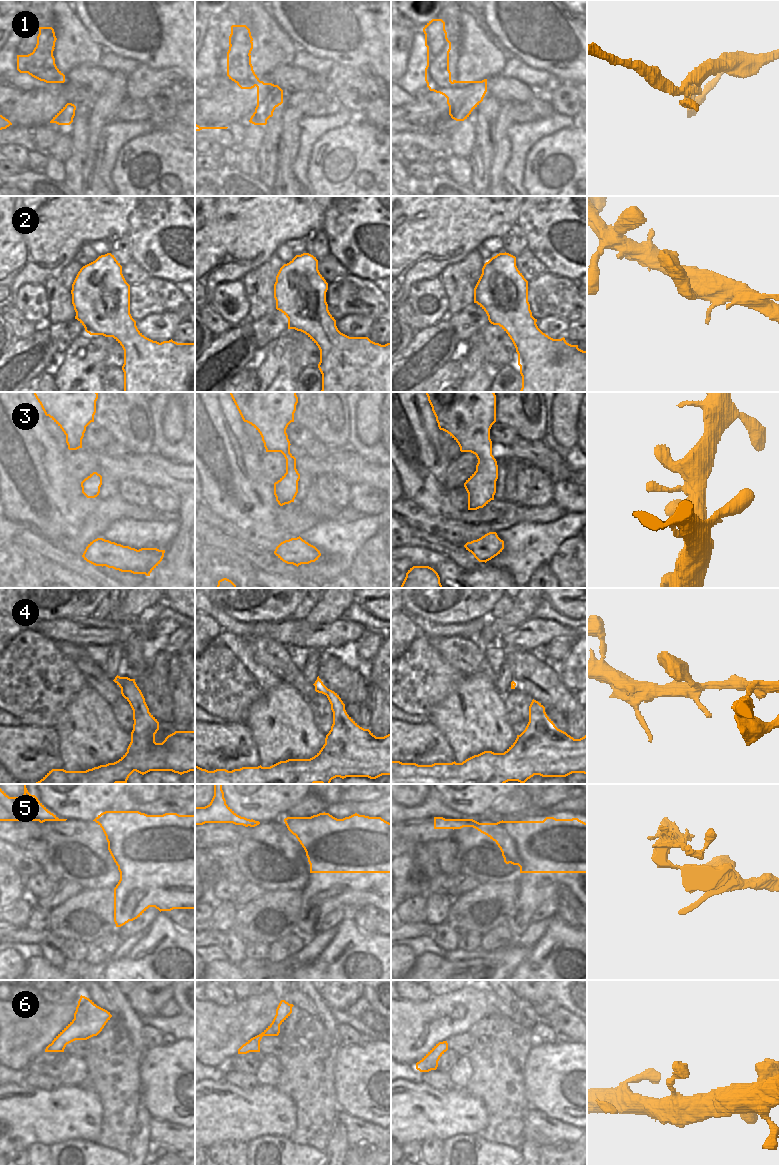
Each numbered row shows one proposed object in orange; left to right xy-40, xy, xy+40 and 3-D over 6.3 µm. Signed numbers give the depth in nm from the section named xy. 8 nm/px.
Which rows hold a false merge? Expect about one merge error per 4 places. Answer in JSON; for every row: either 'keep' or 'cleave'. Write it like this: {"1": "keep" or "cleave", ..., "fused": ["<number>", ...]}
{"1": "cleave", "2": "keep", "3": "keep", "4": "keep", "5": "cleave", "6": "keep", "fused": ["1", "5"]}

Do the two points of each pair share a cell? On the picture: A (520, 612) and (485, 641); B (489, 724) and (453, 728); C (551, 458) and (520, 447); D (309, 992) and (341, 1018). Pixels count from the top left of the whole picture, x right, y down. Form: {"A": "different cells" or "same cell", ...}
{"A": "same cell", "B": "same cell", "C": "same cell", "D": "different cells"}

